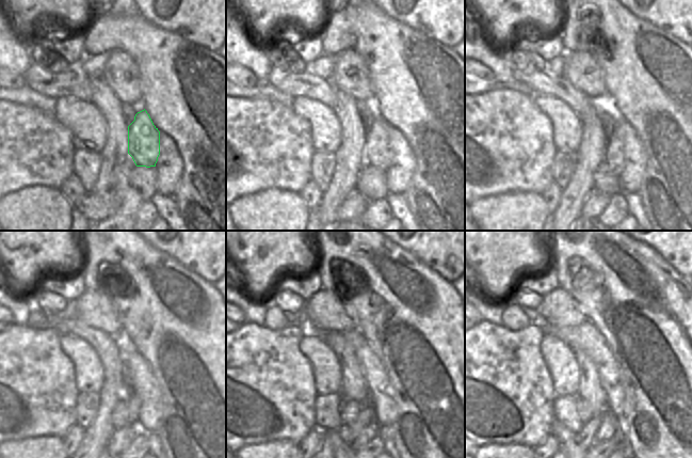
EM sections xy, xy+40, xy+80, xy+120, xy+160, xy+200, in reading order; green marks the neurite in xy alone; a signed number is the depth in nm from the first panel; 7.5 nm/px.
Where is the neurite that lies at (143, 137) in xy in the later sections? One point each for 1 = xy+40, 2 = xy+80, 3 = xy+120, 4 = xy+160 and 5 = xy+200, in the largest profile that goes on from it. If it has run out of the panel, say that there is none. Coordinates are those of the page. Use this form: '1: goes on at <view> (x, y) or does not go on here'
1: goes on at xy+40 (377, 154)
2: goes on at xy+80 (613, 163)
3: goes on at xy+120 (129, 405)
4: goes on at xy+160 (366, 415)
5: goes on at xy+200 (588, 432)

